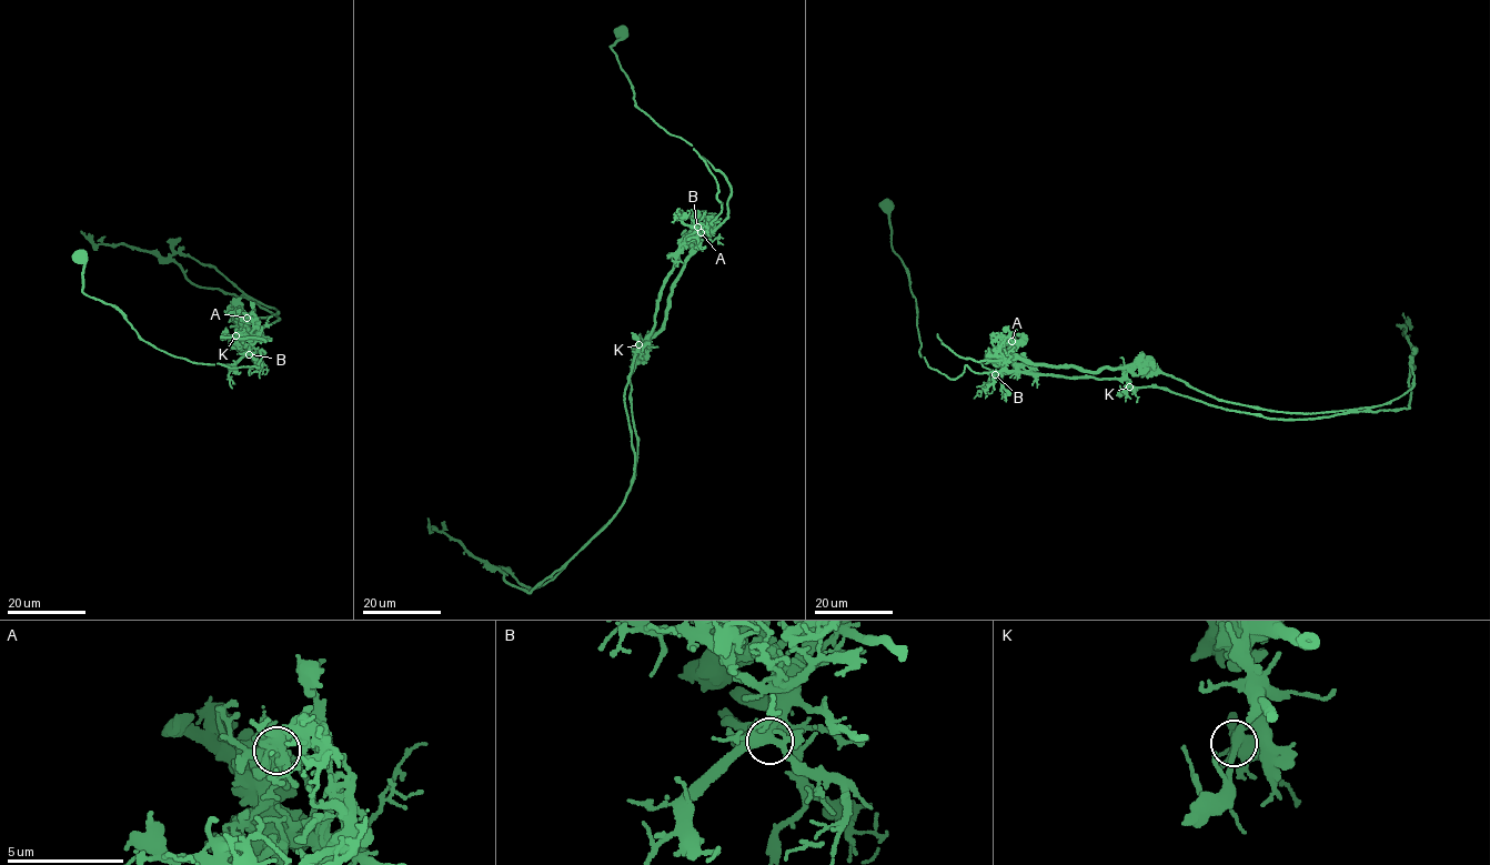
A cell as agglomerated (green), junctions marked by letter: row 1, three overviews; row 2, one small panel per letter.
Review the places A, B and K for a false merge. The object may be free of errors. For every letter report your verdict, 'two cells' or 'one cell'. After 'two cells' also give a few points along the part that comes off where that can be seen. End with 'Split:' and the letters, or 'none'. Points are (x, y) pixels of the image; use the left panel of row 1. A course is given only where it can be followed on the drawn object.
A: two cells; foreign part runs (247, 318), (255, 335), (240, 346), (238, 328), (280, 318), (194, 285), (172, 261), (97, 244), (81, 231)
B: one cell
K: one cell
Split: A

